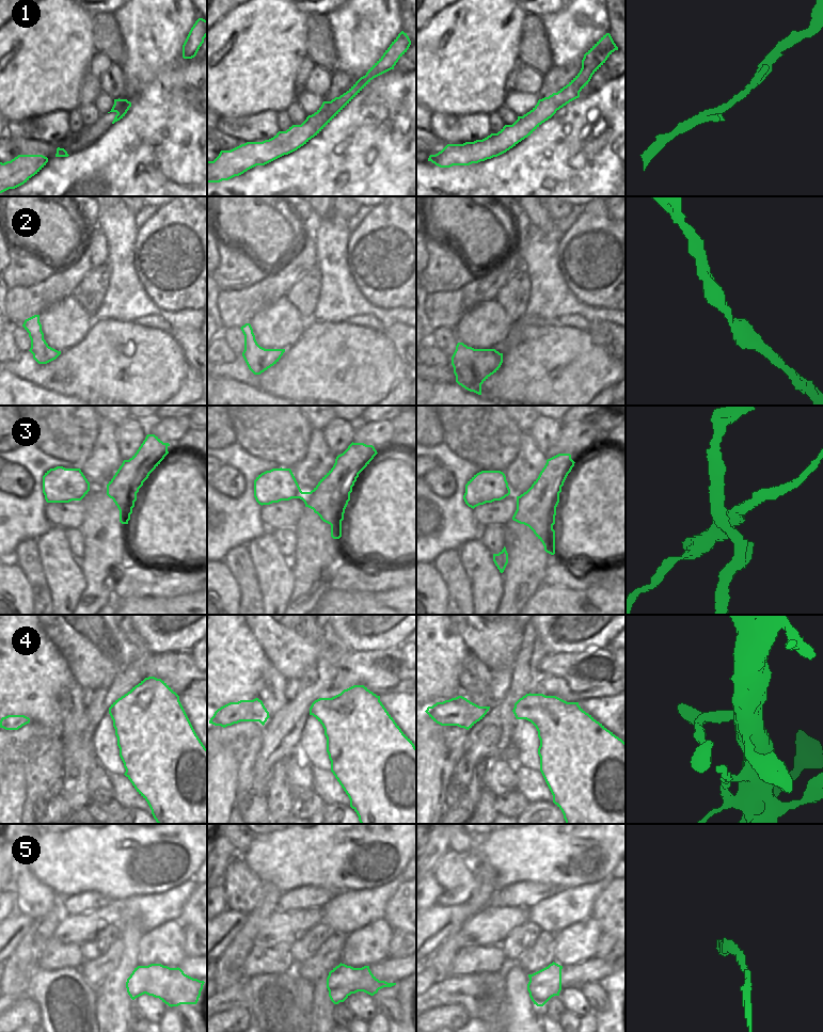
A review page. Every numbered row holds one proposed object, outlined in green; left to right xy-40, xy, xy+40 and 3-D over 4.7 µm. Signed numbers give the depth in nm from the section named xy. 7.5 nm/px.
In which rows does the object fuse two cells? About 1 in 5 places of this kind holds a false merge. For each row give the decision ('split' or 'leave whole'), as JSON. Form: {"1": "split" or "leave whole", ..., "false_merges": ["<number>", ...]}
{"1": "leave whole", "2": "leave whole", "3": "split", "4": "leave whole", "5": "split", "false_merges": ["3", "5"]}

